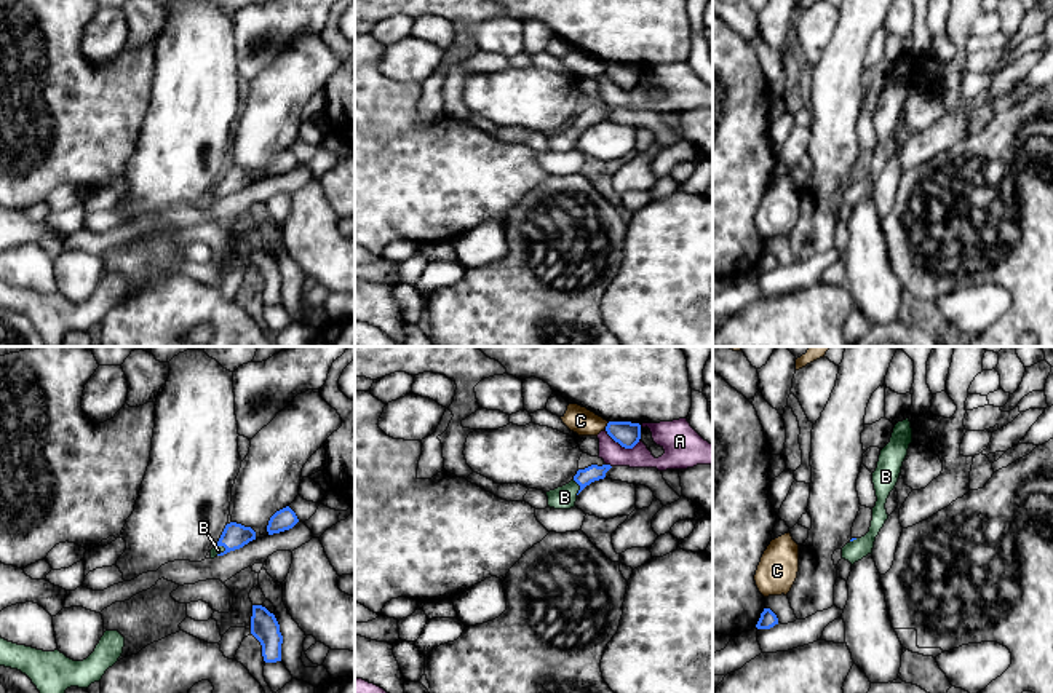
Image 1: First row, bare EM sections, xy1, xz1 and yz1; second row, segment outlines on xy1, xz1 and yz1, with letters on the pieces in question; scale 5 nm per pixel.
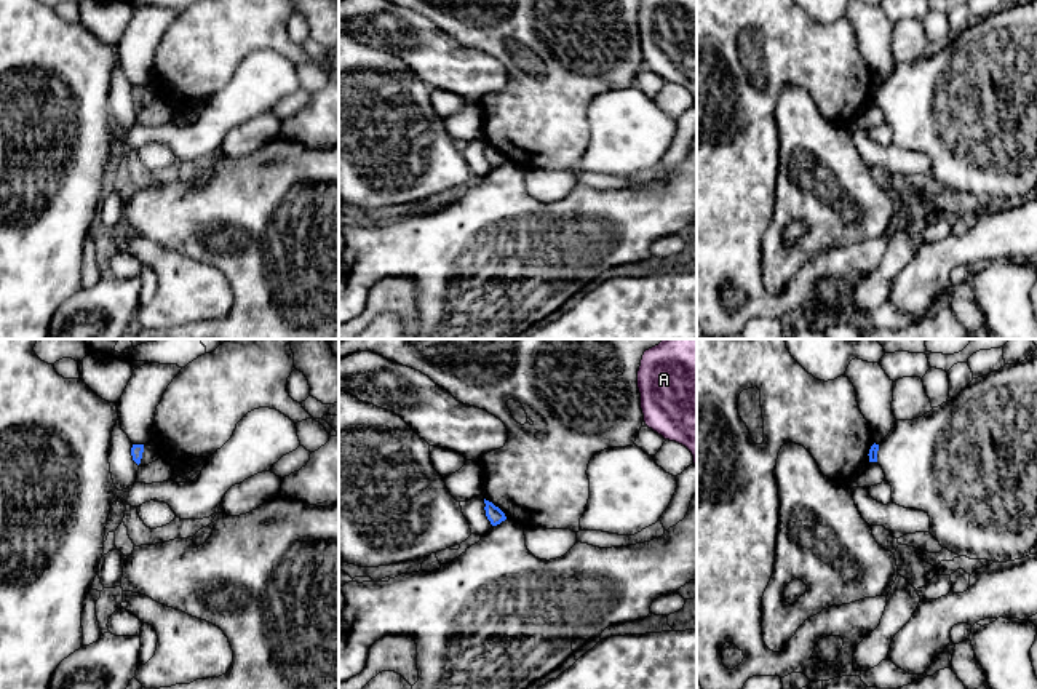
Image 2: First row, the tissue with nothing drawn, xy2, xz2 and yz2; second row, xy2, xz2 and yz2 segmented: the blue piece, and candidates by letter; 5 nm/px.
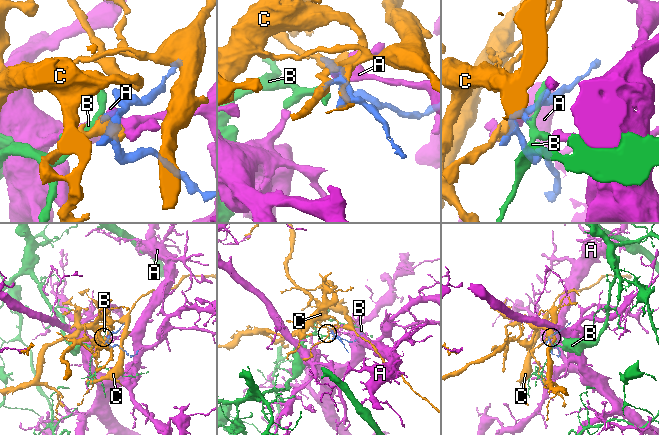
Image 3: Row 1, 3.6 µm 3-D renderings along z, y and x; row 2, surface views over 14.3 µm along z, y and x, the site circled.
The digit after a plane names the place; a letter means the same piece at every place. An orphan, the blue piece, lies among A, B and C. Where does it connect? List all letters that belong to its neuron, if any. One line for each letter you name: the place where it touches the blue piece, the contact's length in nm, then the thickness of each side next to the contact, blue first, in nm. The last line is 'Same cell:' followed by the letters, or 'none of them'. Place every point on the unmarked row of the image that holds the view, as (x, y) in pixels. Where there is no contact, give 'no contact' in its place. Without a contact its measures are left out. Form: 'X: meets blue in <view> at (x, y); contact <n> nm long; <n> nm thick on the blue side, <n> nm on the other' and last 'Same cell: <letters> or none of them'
B: meets blue in xz1 at (580, 130); contact 80 nm long; 90 nm thick on the blue side, 120 nm on the other
Same cell: B

